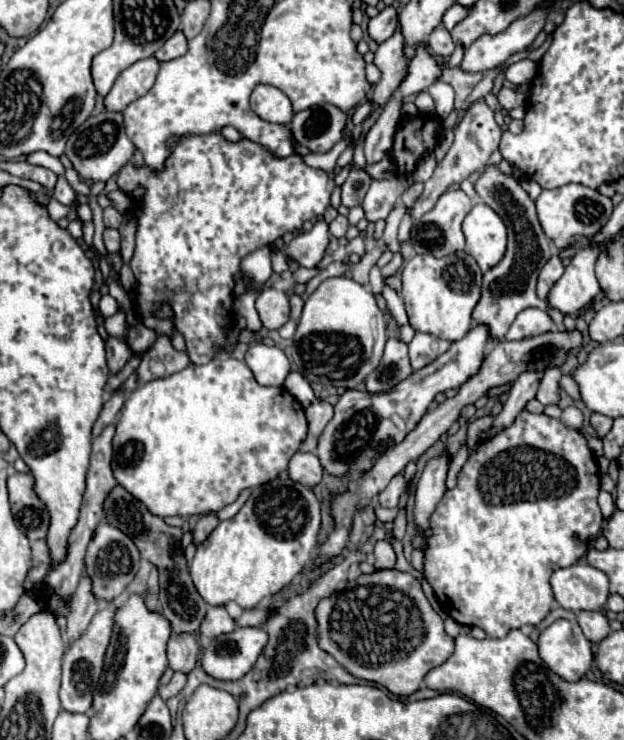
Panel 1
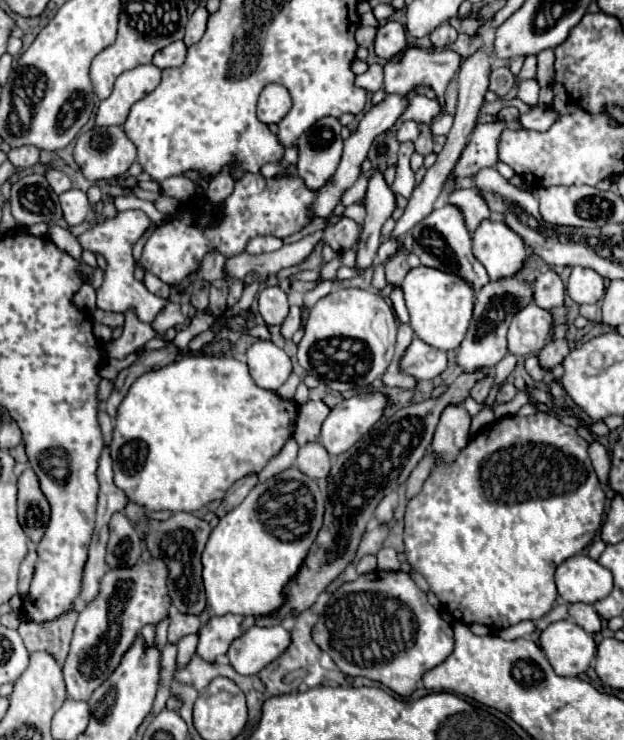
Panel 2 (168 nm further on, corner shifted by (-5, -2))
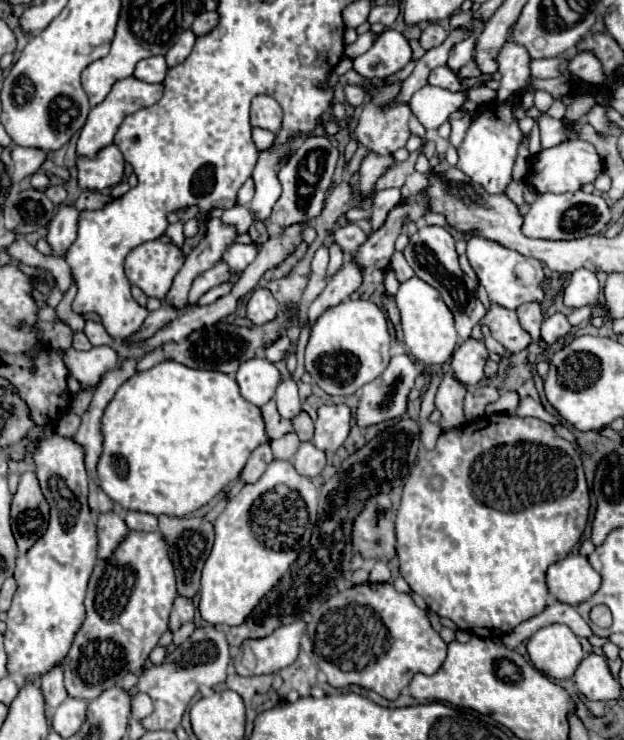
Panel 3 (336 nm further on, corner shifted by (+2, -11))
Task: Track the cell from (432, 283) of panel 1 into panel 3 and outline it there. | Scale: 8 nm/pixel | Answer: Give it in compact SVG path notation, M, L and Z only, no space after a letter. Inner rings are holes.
M414 276L400 284L400 290L396 292L396 302L402 316L404 342L410 348L410 352L416 356L416 360L426 366L448 362L458 344L458 332L454 328L452 312L448 310L440 294L430 284Z

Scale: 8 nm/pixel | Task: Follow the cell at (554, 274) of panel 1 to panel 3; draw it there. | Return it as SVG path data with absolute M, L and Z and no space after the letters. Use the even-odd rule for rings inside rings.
M538 302L522 304L520 308L516 308L516 314L518 314L520 326L532 336L532 341L528 347L528 359L530 359L531 355L543 355L548 359L547 352L539 345L540 324L542 324L542 320L544 320L544 314L542 314L542 310L540 310L540 304L538 304Z

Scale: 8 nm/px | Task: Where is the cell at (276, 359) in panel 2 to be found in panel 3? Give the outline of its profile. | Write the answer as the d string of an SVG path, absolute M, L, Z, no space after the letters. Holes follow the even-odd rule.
M254 358L238 368L236 382L242 398L256 406L264 406L270 398L274 398L274 392L280 384L280 374L272 362Z

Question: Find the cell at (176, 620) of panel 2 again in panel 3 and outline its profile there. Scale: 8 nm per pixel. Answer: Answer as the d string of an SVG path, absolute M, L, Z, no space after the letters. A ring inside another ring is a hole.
M176 596L174 606L172 606L172 616L170 616L170 628L176 632L186 620L194 618L194 602L184 600L184 596Z

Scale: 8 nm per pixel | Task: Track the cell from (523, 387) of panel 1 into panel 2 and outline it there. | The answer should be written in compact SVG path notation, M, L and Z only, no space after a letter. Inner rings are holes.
M555 327L553 331L553 339L539 351L539 365L543 371L551 371L555 365L559 365L565 355L569 353L567 349L567 341L565 341L565 333L567 333L567 327Z

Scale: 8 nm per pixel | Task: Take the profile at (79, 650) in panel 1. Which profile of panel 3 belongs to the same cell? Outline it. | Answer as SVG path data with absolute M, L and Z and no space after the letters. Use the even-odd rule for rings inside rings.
M130 530L108 560L96 562L90 576L86 594L86 620L80 626L68 656L64 658L64 686L68 694L90 702L100 696L100 692L120 684L130 670L138 674L148 660L152 648L158 644L160 636L168 630L168 618L176 596L178 592L174 566L168 556L168 542L164 540L164 536L160 536L160 532Z

